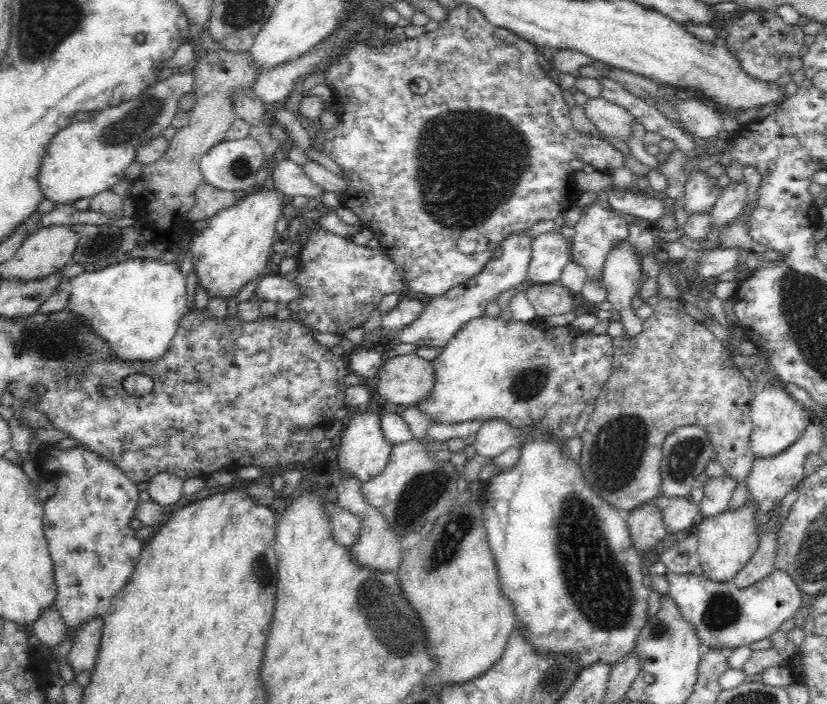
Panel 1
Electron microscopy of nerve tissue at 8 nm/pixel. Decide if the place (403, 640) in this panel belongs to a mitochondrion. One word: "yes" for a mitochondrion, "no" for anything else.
yes

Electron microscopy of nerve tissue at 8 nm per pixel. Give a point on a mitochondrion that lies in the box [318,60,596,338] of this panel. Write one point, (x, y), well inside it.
(463, 178)

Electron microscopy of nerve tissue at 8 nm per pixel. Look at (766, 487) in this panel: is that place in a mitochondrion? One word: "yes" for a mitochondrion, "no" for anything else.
no

